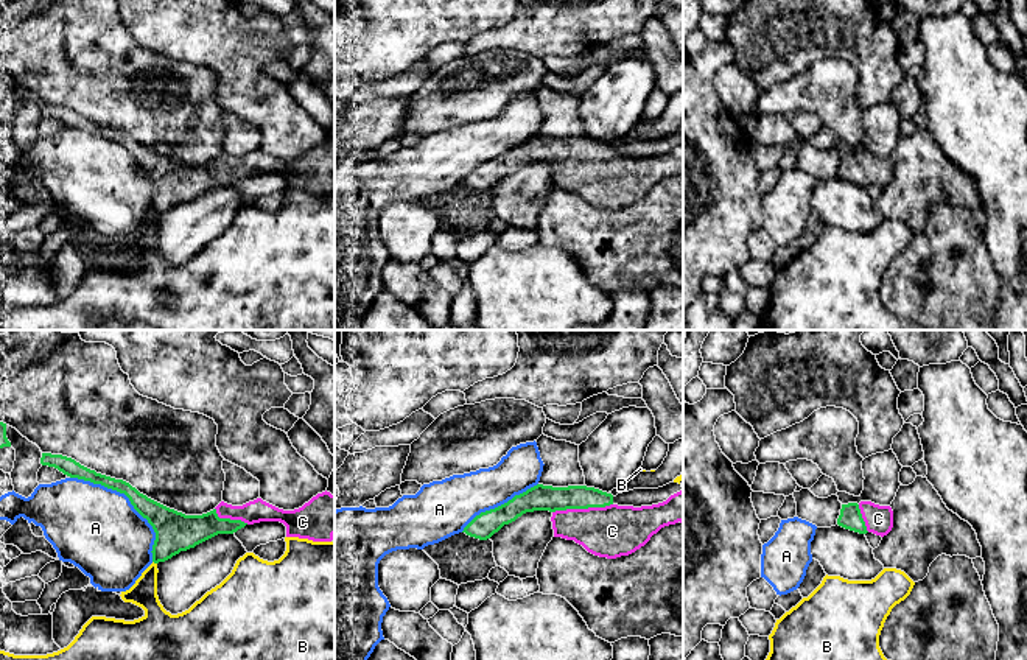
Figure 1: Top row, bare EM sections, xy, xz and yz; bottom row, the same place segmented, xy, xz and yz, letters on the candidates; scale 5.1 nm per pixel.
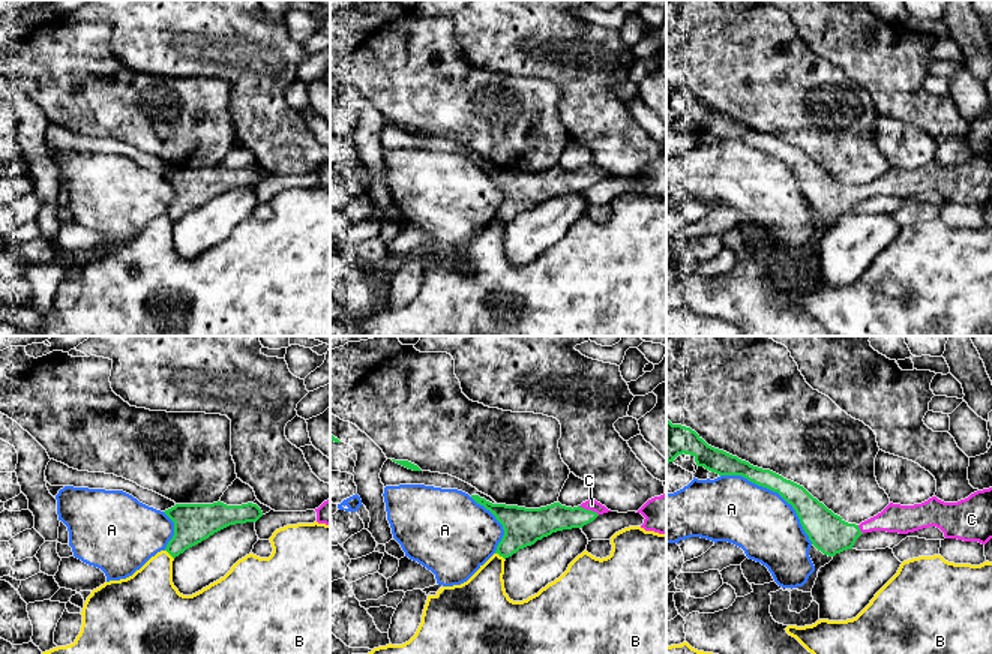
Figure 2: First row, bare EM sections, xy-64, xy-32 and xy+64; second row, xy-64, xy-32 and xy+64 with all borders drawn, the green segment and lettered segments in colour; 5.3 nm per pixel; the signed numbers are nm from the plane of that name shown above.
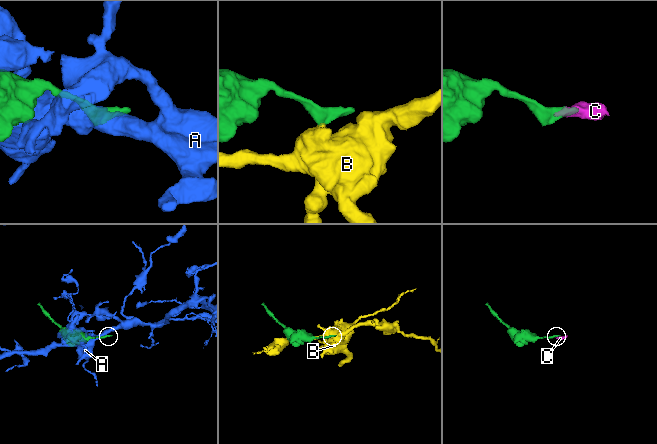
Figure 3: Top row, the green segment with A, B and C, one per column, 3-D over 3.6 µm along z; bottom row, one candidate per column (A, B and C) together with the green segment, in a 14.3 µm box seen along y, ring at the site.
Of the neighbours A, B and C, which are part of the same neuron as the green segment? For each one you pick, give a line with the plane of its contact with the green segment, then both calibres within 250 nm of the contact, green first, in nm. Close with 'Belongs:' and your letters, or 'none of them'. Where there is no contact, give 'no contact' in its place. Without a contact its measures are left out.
C: contact in xz; calibres 130 and 260 nm
Belongs: C

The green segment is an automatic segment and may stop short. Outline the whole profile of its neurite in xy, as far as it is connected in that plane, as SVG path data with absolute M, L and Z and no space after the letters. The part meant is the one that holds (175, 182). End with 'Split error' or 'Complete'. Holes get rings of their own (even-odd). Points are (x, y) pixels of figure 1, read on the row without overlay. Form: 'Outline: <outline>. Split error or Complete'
Outline: M42 104L40 115L54 118L70 129L90 132L124 145L156 184L151 202L154 215L165 213L218 185L233 185L246 176L260 173L283 174L286 188L331 193L335 187L335 146L327 142L294 162L283 162L257 149L243 157L221 153L207 165L185 167L148 149L129 134L96 125L72 109Z. Split error

